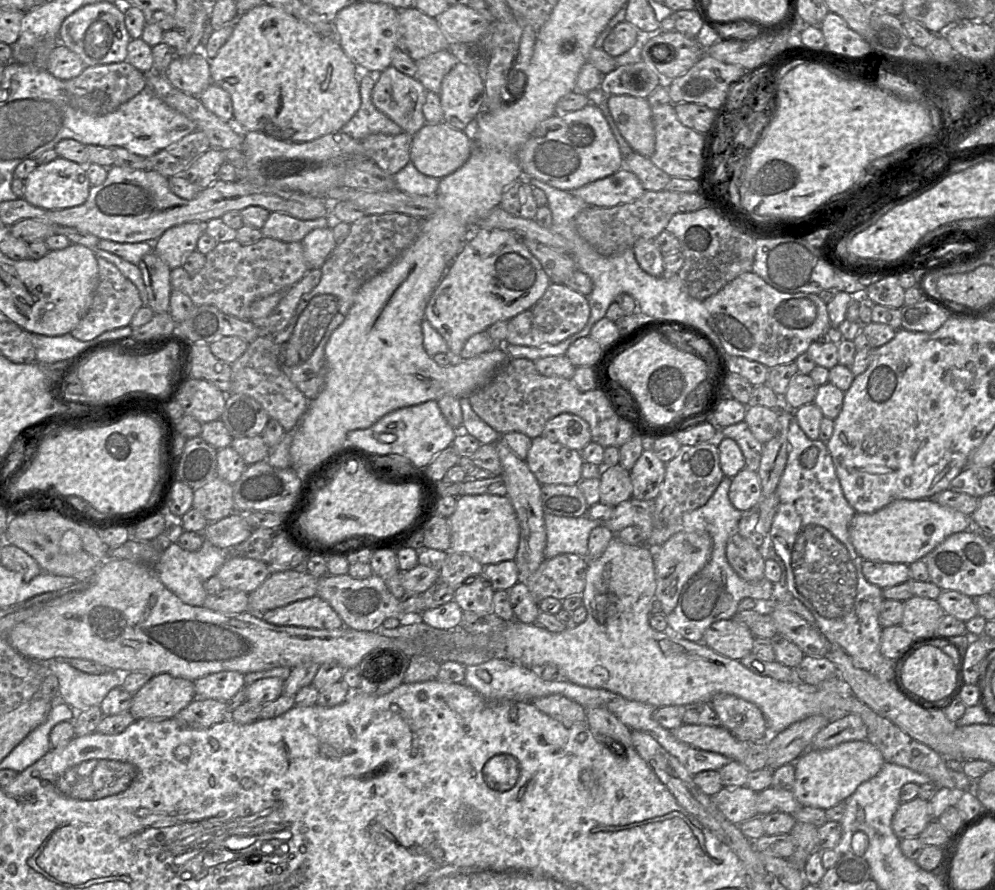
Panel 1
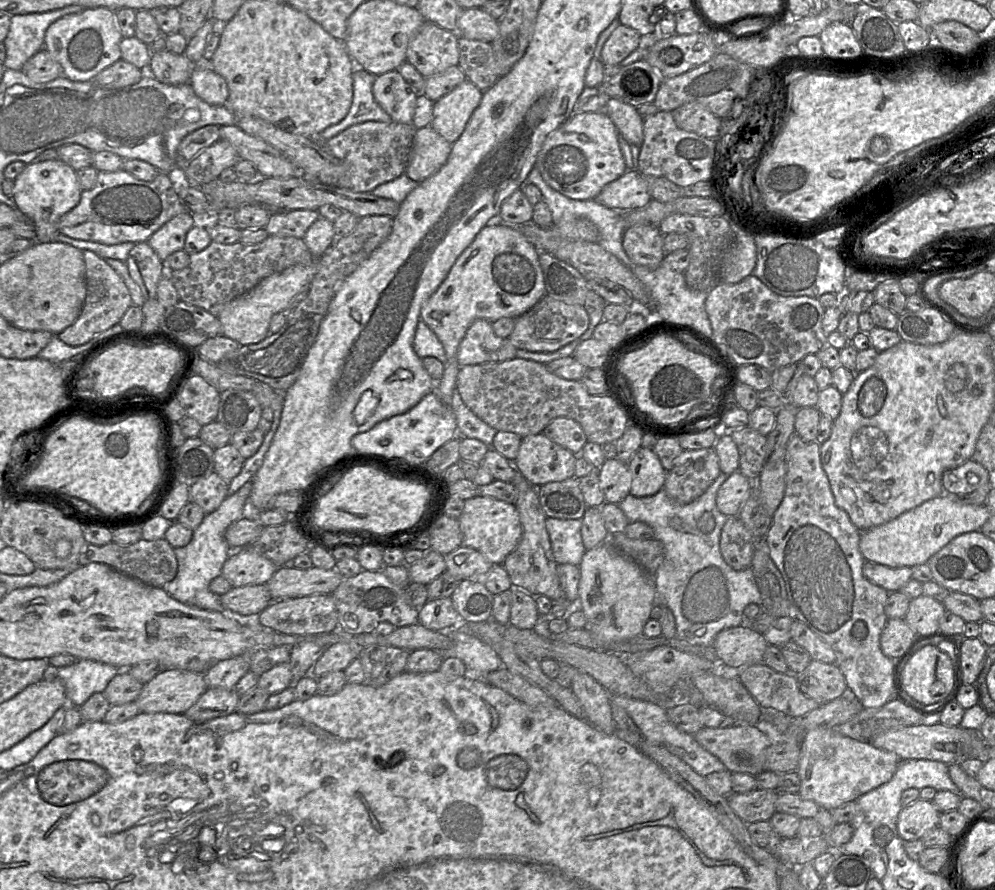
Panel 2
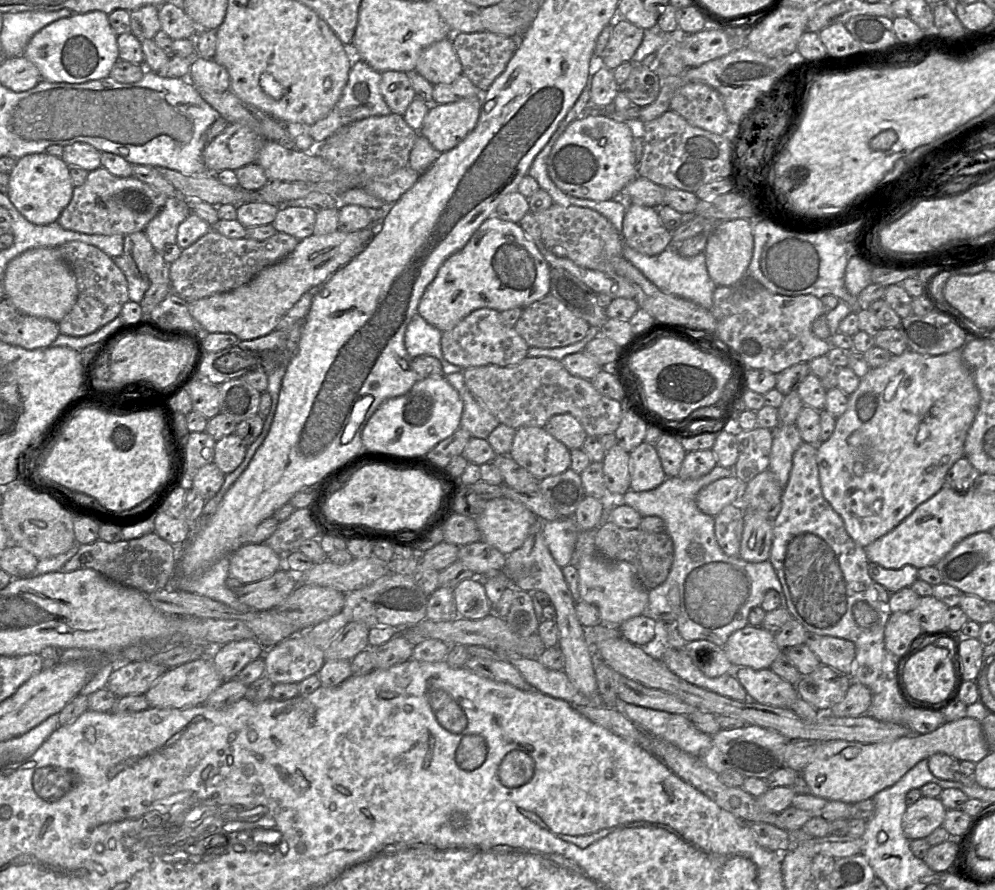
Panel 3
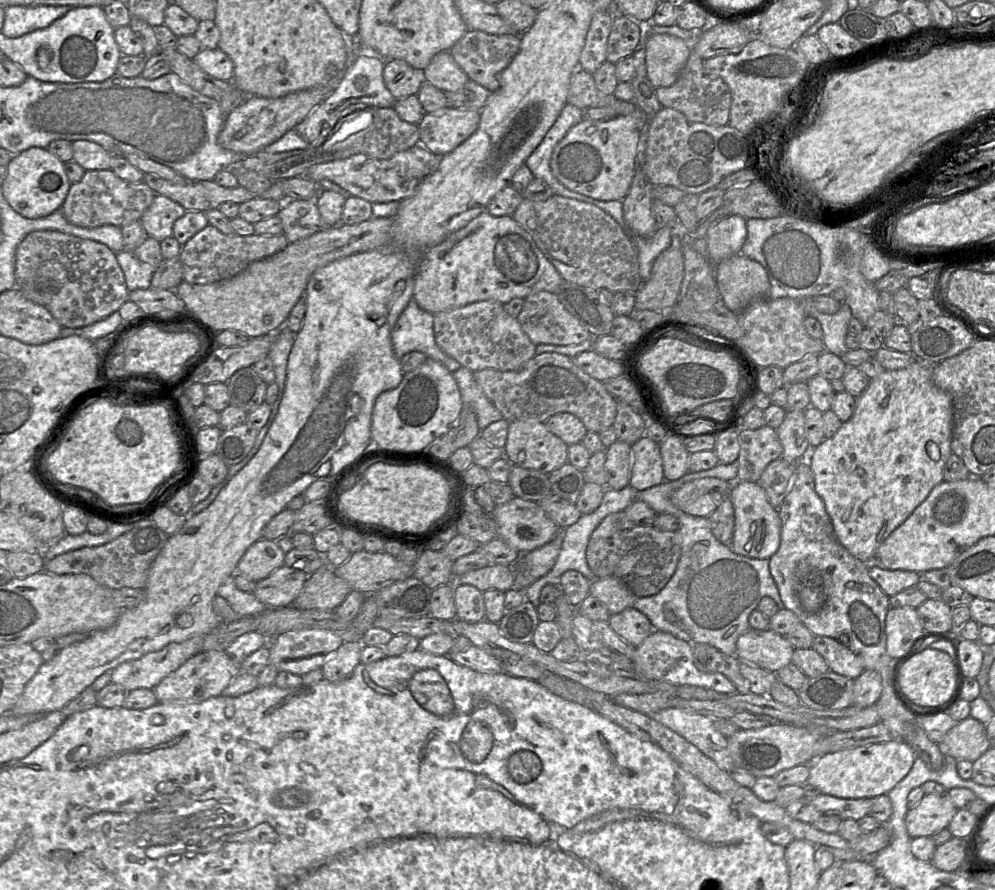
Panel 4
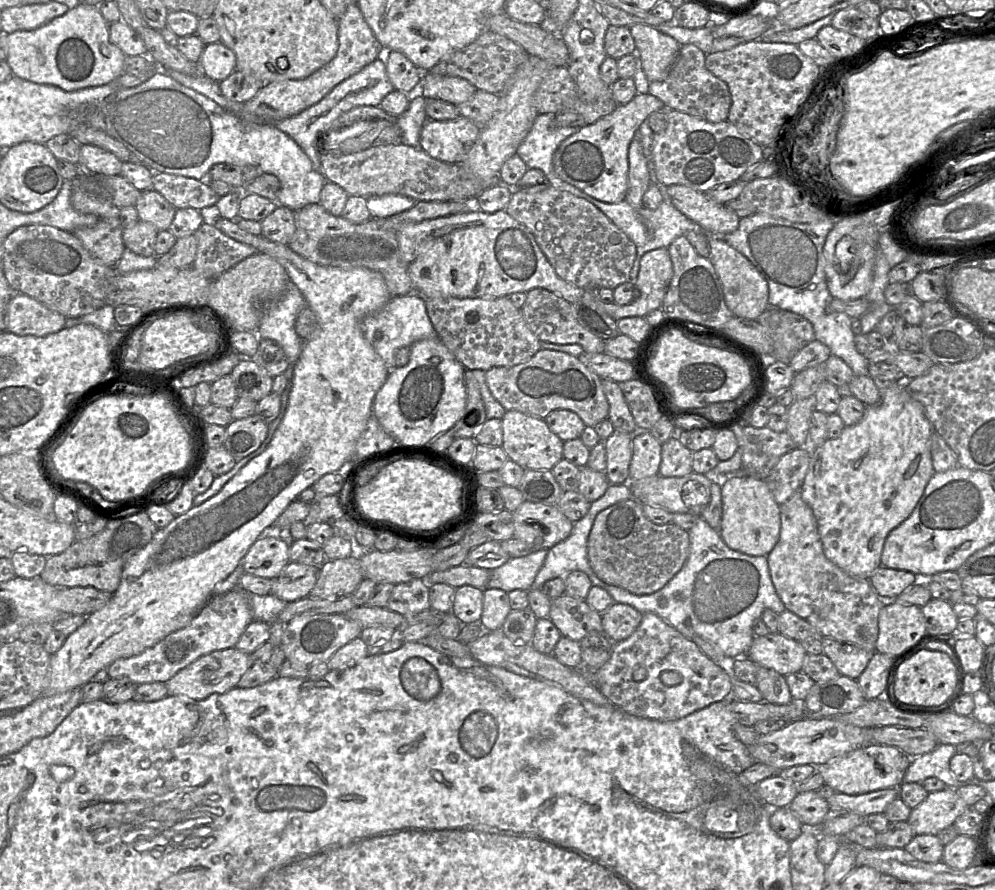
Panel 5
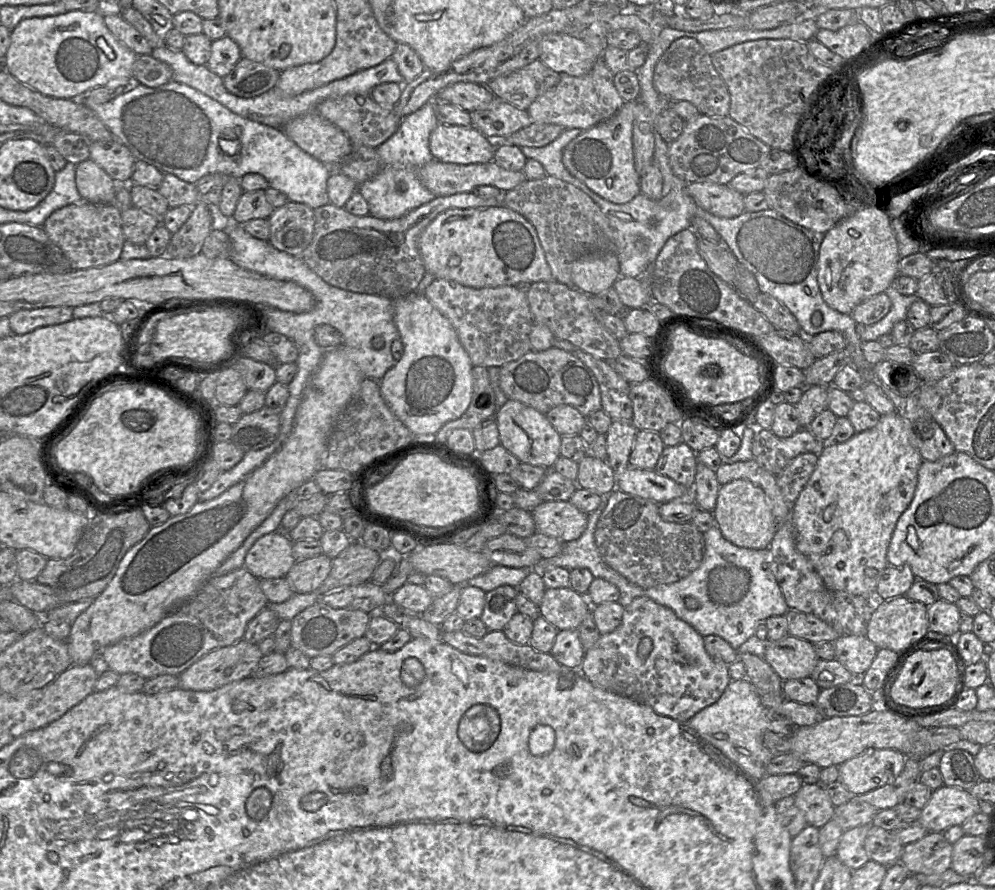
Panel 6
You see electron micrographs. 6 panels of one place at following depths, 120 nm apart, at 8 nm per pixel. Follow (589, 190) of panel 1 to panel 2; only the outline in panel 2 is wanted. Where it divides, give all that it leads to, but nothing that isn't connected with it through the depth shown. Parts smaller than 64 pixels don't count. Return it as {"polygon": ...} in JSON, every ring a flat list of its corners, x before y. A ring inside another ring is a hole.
{"polygon":[[627,170,606,184,594,199,617,211,630,211,645,206,652,198,645,177,638,170]]}

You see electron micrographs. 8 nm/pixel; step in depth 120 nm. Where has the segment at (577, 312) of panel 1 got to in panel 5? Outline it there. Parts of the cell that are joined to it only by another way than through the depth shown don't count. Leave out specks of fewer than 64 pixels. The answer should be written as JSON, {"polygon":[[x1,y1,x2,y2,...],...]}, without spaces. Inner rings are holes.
{"polygon":[[544,288,529,290,521,311,528,327,541,342,578,344,583,348,584,353,604,352,605,341,578,322,572,303,549,290]]}

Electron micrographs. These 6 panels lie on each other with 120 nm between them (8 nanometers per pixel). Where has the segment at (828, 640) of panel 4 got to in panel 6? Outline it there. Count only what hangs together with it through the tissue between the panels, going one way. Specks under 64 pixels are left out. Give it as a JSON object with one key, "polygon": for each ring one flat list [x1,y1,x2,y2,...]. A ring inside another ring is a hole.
{"polygon":[[844,635,833,642,835,659,857,678,871,666,878,647,866,635]]}

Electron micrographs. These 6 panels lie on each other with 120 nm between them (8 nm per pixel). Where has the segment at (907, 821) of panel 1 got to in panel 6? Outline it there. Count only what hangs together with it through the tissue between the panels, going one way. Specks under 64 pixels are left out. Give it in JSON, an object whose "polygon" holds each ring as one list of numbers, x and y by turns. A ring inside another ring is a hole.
{"polygon":[[943,785,932,791,918,820,927,832,943,832,951,826,962,825,978,812,979,800,969,790]]}

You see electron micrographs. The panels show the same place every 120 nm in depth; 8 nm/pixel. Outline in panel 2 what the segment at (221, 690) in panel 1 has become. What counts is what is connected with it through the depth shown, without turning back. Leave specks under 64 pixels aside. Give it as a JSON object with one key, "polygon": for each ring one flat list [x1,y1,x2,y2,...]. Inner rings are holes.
{"polygon":[[240,655,216,662,204,673,207,688,218,687,234,689,241,677,250,670,250,656]]}

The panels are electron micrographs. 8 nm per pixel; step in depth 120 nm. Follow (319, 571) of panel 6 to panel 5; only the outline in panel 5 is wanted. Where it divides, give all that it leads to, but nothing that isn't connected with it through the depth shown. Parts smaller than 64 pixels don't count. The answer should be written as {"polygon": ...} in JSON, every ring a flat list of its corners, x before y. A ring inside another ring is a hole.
{"polygon":[[290,561,276,578,272,578,271,594,285,602,310,595,318,578,319,566]]}

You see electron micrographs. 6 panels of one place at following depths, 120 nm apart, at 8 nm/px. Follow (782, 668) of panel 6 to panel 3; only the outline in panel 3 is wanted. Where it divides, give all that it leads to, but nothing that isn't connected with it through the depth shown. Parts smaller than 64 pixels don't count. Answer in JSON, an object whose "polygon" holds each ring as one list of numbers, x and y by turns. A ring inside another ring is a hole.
{"polygon":[[750,626,732,633,723,650,734,668,748,667,754,670,768,669,780,654,782,649,777,645,774,634,763,629,761,626]]}

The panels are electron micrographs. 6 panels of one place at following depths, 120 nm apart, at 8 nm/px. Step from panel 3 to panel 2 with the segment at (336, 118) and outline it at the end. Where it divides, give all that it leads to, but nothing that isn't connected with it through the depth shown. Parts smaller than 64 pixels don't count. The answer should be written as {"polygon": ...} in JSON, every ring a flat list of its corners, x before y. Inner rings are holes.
{"polygon":[[359,67,355,68,353,72,353,98,349,112,343,120,324,129,318,140,325,142,348,127,367,121,393,122,389,114,379,106,373,97,372,87,375,78,376,76,372,73]]}

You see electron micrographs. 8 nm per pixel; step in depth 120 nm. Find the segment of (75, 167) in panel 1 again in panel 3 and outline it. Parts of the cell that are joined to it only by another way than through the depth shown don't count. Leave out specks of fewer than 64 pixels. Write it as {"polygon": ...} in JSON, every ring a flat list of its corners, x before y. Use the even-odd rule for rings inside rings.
{"polygon":[[44,153,29,154,17,160,9,175,7,196,19,213,30,223,48,225,56,222,73,196,74,186,69,165,61,158]]}

